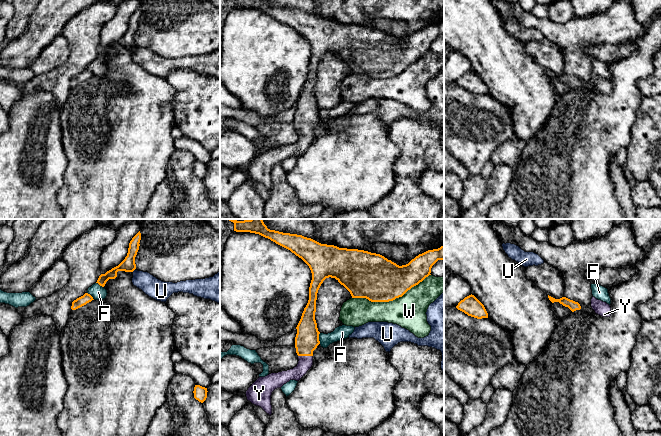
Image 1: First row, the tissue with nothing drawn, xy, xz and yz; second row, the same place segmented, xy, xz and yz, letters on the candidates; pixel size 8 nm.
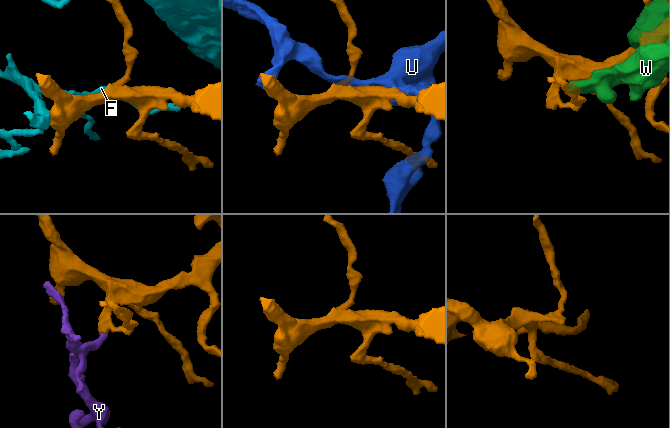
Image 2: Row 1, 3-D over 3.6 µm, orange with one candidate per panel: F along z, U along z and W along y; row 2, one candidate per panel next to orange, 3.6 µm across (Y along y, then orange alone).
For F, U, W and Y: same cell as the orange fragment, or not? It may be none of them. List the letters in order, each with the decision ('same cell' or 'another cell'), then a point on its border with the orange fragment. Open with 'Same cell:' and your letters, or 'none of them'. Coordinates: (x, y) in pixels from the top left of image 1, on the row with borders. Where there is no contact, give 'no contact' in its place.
Same cell: Y
F: another cell; contact xz (318, 338)
U: another cell; contact xy (133, 270)
W: another cell; contact xz (391, 300)
Y: same cell; contact xz (305, 355)

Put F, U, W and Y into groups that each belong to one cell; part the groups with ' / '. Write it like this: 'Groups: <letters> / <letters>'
Groups: F / U / W / Y

